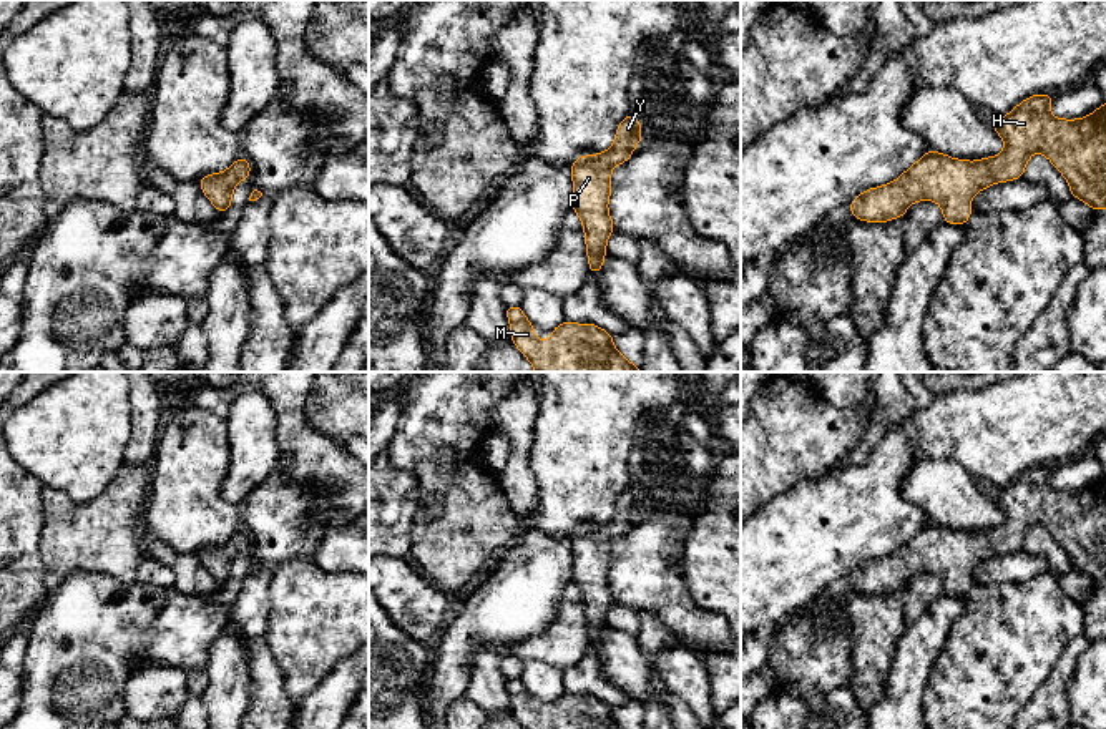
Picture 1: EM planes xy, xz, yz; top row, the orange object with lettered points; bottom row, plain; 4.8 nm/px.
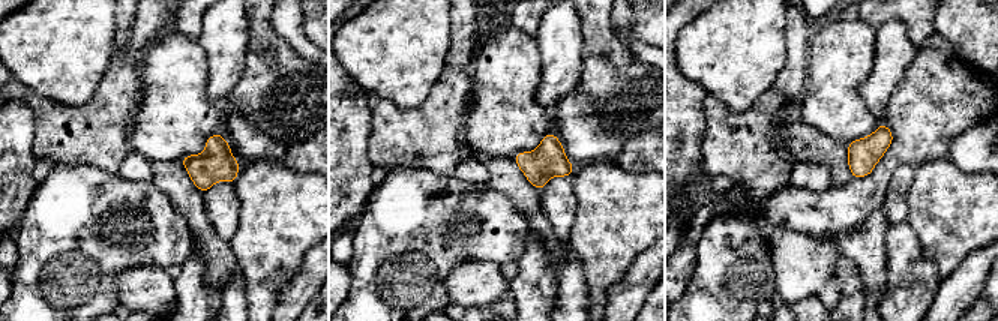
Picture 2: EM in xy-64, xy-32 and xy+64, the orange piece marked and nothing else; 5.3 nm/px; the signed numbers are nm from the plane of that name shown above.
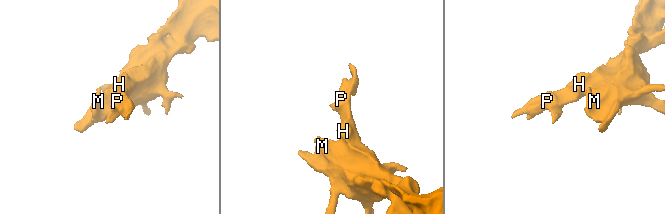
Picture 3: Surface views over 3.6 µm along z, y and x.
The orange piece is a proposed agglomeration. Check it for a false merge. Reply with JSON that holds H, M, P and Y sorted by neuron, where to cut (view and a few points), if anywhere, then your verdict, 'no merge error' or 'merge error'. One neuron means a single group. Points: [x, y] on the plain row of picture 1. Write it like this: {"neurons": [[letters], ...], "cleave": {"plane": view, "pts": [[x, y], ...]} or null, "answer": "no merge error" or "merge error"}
{"neurons": [["H", "M", "P", "Y"]], "cleave": null, "answer": "no merge error"}

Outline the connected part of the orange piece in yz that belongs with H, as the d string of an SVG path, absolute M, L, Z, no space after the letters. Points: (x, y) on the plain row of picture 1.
M1033 467L1000 492L990 493L1006 520L991 530L965 533L928 521L915 536L890 556L865 561L849 578L855 591L885 594L905 588L915 573L935 573L942 578L943 594L965 596L971 588L971 570L996 555L1023 550L1033 525L1045 526L1069 556L1071 568L1089 581L1106 581L1106 473L1079 492L1055 490L1050 485L1053 467Z

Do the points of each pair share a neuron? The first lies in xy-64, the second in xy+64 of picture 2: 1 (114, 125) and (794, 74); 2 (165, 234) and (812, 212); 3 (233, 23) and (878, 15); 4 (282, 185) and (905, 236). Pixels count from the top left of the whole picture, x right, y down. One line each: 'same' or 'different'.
1: different
2: same
3: different
4: different

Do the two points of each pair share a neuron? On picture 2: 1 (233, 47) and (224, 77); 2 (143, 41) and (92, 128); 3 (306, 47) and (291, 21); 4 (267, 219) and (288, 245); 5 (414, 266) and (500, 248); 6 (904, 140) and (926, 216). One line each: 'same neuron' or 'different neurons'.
1: same neuron
2: same neuron
3: same neuron
4: same neuron
5: same neuron
6: different neurons

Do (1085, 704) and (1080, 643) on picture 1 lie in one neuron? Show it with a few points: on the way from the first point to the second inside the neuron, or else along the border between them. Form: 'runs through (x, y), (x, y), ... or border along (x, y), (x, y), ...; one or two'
border along (1088, 645), (1076, 658), (1066, 689); two

